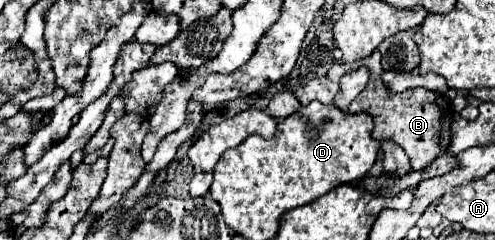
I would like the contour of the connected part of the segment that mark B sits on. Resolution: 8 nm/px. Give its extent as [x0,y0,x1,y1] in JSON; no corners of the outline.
[348,79,454,171]

